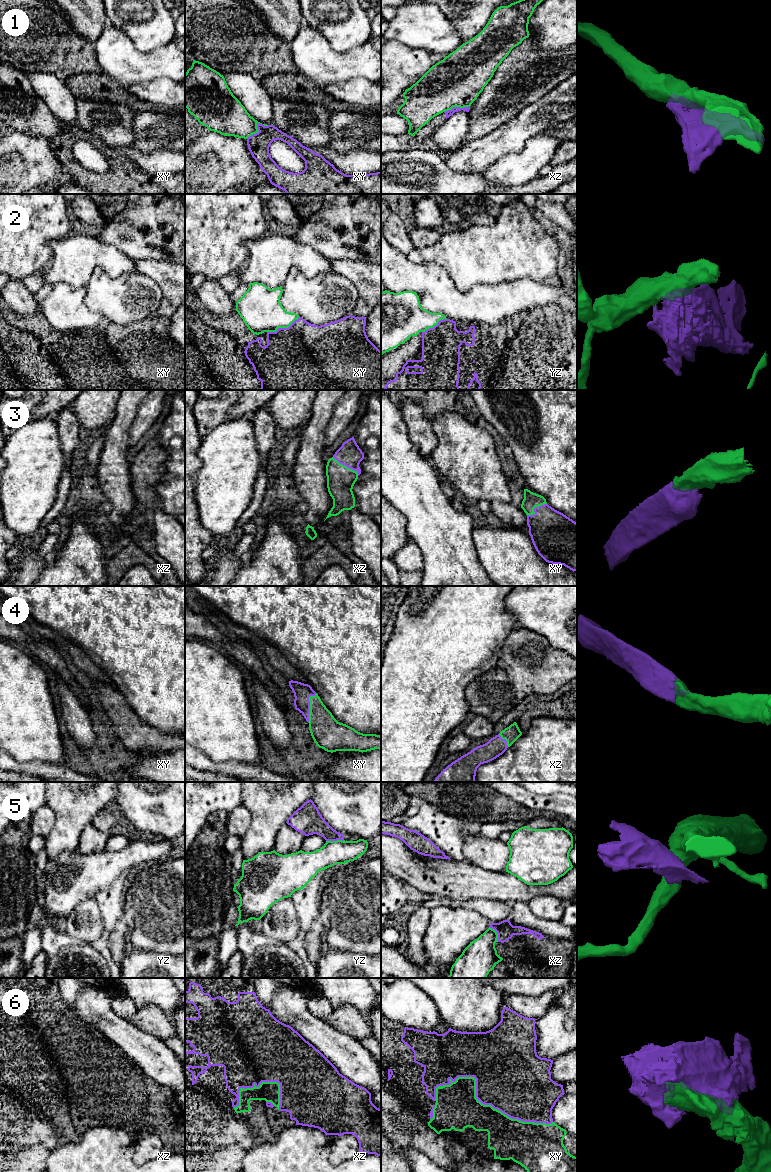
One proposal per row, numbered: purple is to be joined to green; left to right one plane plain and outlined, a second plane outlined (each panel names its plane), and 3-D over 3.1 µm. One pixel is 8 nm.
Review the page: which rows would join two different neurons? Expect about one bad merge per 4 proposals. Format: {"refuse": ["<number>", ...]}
{"refuse": ["1", "2", "5"]}

